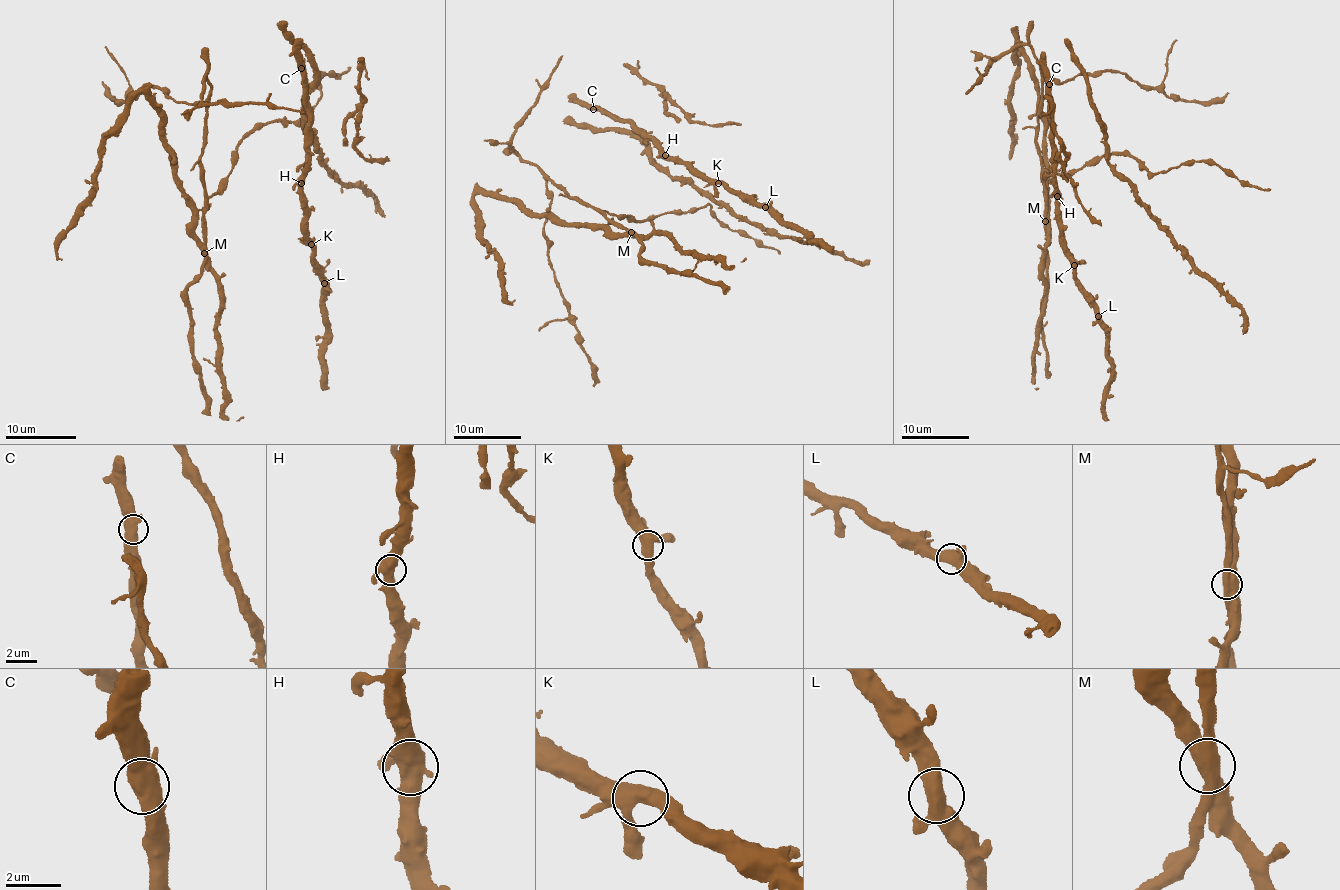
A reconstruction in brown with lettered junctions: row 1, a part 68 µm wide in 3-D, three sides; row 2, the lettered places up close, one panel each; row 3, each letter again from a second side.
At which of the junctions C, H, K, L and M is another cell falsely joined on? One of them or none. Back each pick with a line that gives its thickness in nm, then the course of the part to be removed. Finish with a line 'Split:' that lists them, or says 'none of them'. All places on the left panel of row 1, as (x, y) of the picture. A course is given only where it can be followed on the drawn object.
Split: none of them

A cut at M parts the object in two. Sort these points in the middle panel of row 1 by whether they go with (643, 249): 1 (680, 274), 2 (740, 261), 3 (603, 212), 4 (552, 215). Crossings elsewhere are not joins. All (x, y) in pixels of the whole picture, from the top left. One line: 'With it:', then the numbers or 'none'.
With it: 1, 3

